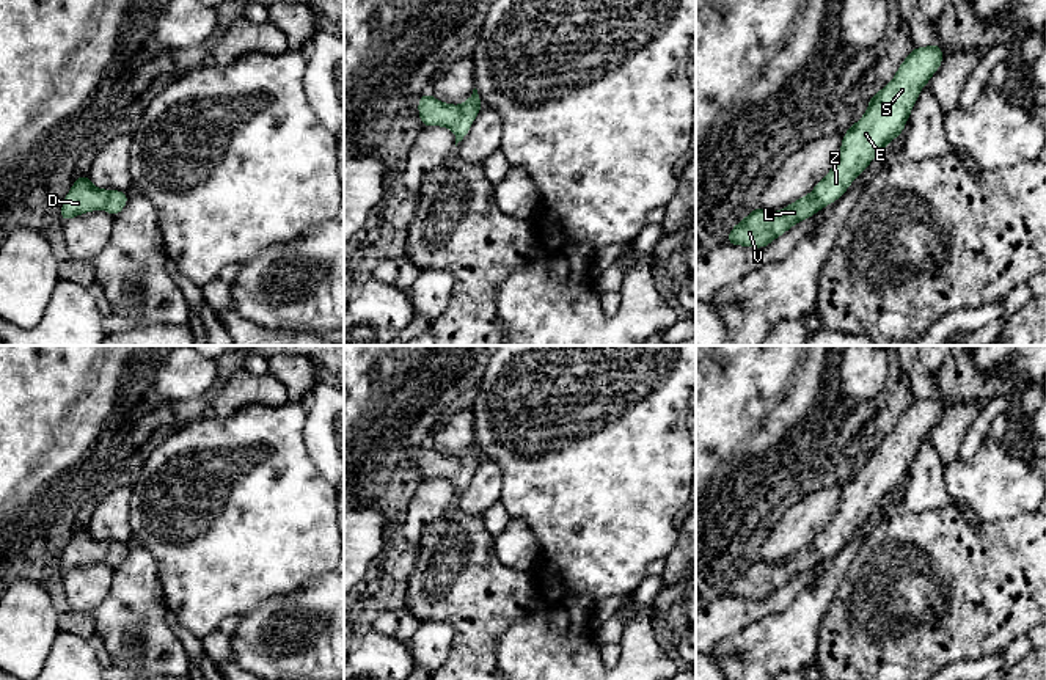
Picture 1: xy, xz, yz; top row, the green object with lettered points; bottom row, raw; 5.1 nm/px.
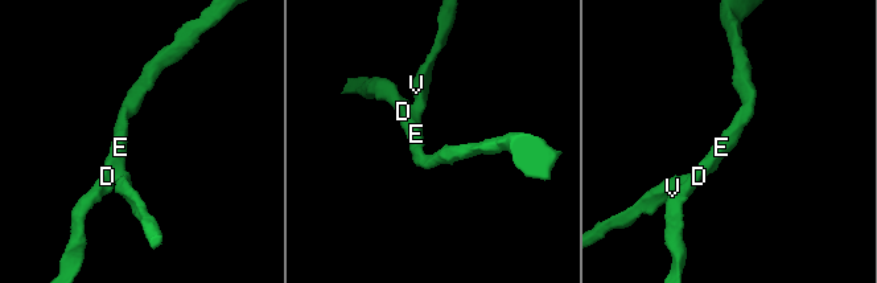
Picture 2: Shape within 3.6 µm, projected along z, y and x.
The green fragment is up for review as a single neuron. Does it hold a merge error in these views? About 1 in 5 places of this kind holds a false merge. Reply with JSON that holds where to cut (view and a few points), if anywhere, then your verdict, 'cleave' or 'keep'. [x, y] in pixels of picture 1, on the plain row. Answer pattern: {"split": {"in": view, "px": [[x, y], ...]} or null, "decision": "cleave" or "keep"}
{"split": null, "decision": "keep"}

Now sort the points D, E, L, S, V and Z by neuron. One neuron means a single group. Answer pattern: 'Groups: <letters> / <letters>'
Groups: D E L S V Z

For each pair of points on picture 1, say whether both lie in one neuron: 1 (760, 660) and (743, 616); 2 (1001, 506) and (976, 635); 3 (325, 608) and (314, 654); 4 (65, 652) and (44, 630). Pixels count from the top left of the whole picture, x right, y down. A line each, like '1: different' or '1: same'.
1: different
2: different
3: same
4: different

